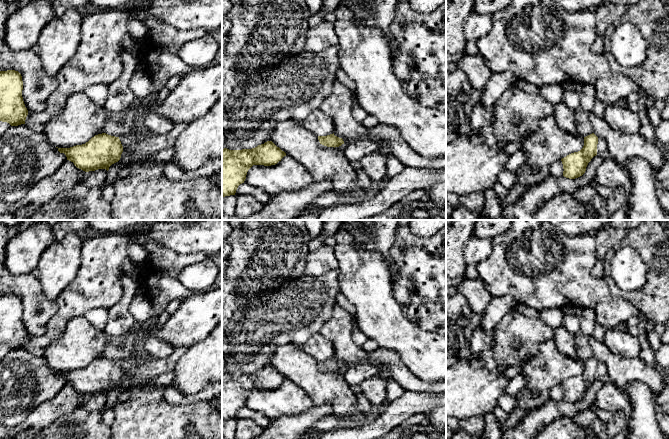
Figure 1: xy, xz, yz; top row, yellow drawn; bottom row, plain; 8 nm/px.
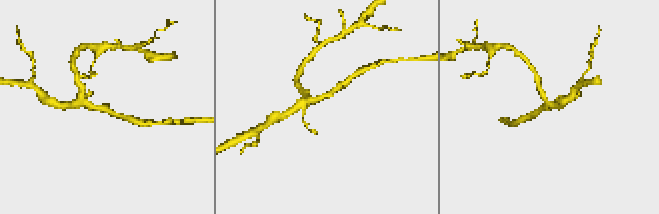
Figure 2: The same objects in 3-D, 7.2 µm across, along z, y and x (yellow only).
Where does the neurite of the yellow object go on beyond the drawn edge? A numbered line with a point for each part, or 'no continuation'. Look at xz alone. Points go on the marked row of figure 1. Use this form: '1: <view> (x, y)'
no continuation

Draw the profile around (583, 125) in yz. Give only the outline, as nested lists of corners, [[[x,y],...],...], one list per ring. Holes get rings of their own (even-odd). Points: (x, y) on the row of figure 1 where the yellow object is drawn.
[[[579,106],[574,111],[574,116],[576,120],[576,128],[579,135],[586,137],[593,133],[593,129],[591,127],[589,121],[589,113],[584,111],[581,106]]]

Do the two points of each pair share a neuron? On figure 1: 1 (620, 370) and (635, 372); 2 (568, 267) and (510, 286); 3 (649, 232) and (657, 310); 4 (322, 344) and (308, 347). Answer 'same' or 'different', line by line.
1: same
2: same
3: same
4: same

